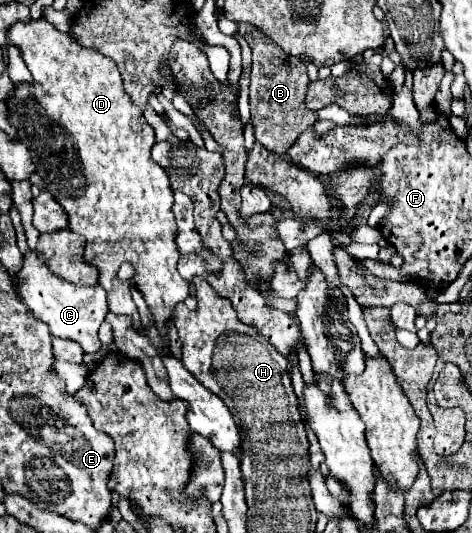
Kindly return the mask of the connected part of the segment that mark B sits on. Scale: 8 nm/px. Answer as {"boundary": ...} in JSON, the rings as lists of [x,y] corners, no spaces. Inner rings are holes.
{"boundary":[[[244,23],[238,25],[240,35],[252,49],[252,71],[250,71],[250,113],[252,113],[252,127],[254,137],[260,145],[276,155],[286,155],[286,151],[296,143],[302,131],[312,127],[318,117],[314,111],[306,107],[305,97],[308,89],[308,71],[298,59],[288,59],[272,39],[254,31],[252,25]],[[295,63],[296,67],[291,66]]]}

